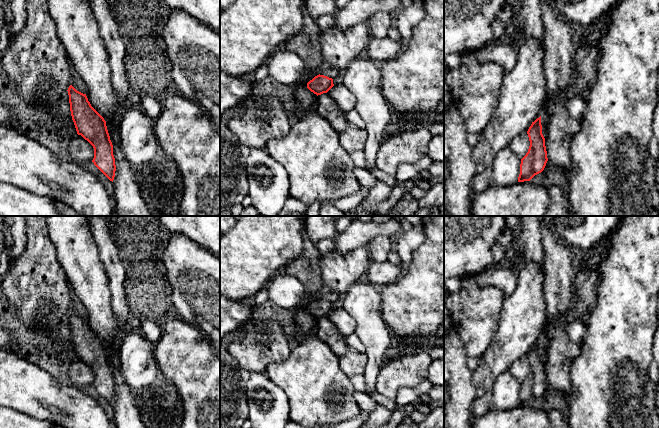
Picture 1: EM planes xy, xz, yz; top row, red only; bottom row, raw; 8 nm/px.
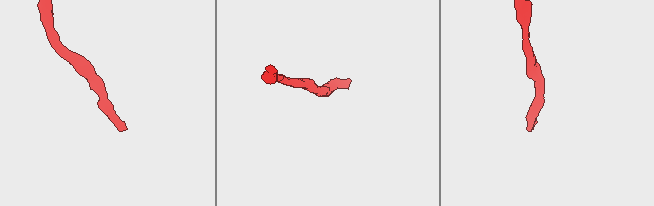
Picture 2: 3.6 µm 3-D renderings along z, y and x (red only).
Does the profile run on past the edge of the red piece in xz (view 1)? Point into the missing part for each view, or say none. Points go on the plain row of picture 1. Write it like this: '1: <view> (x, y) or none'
1: none

